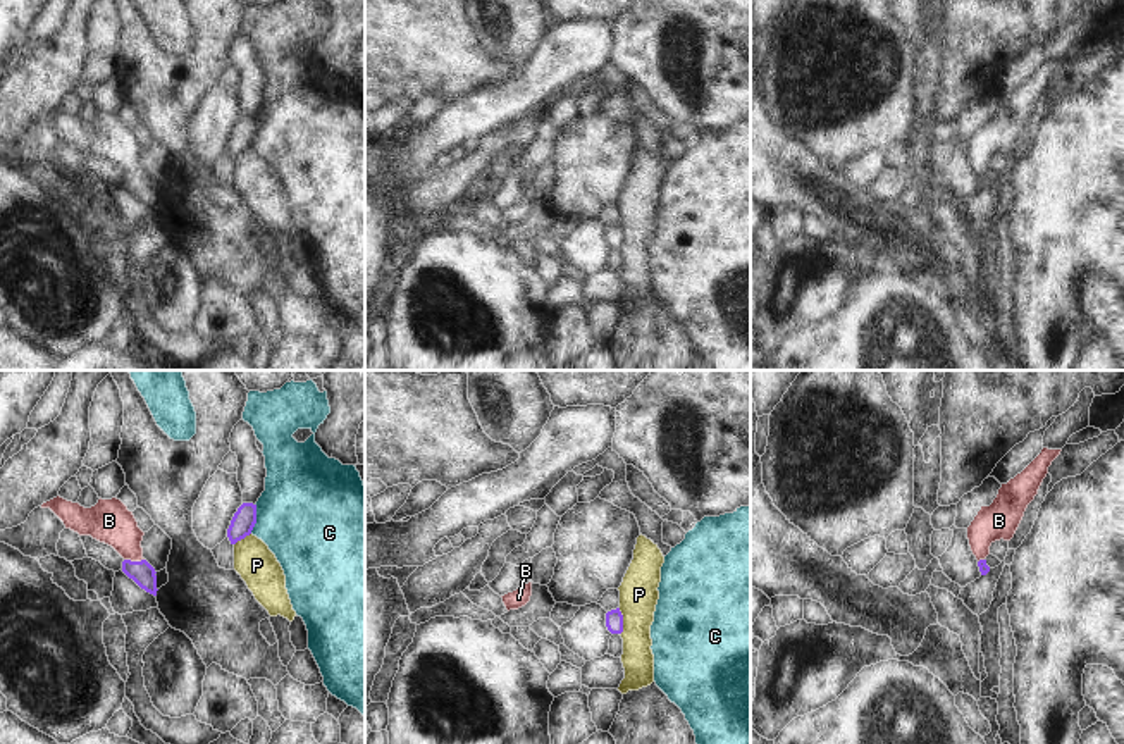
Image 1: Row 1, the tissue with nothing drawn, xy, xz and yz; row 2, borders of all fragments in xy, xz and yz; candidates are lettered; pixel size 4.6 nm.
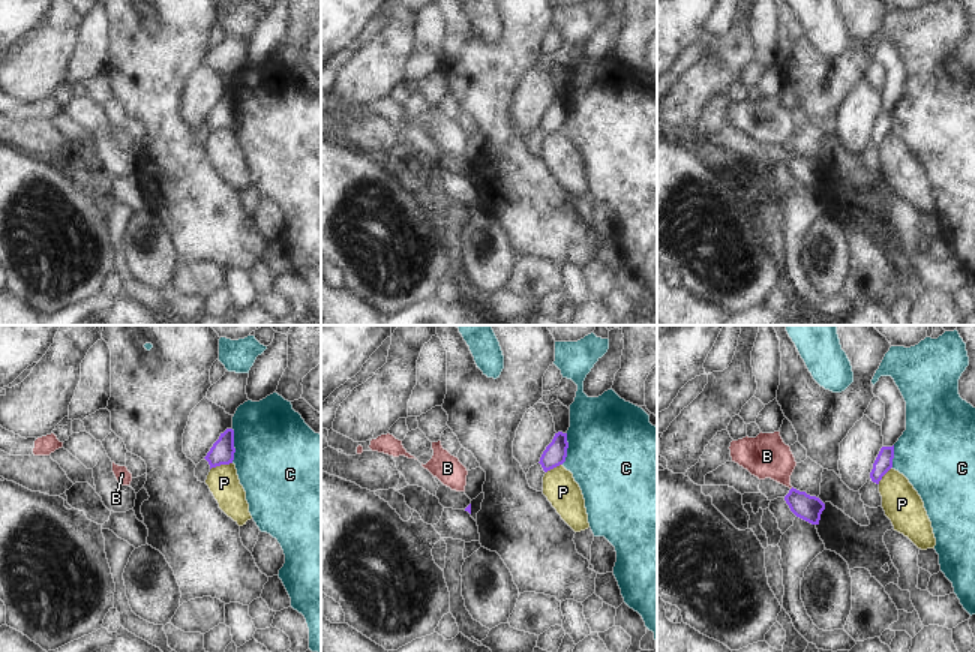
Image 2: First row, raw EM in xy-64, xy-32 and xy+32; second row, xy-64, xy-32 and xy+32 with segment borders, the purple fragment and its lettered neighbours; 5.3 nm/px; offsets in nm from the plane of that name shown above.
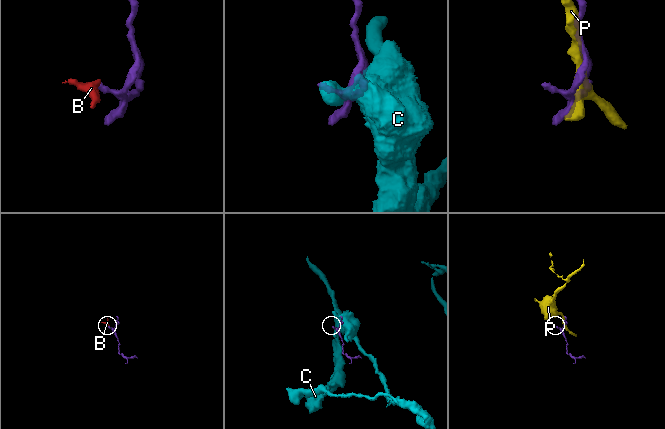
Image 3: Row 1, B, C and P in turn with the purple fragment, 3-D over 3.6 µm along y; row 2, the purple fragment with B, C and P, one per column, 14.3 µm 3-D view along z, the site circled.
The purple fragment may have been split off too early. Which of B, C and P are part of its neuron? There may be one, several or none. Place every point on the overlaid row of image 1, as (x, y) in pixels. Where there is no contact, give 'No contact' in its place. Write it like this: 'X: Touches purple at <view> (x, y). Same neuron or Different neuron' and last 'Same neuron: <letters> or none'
B: Touches purple at xy (135, 562). Same neuron
C: Touches purple at xy (255, 519). Different neuron
P: Touches purple at xz (622, 622). Different neuron
Same neuron: B

